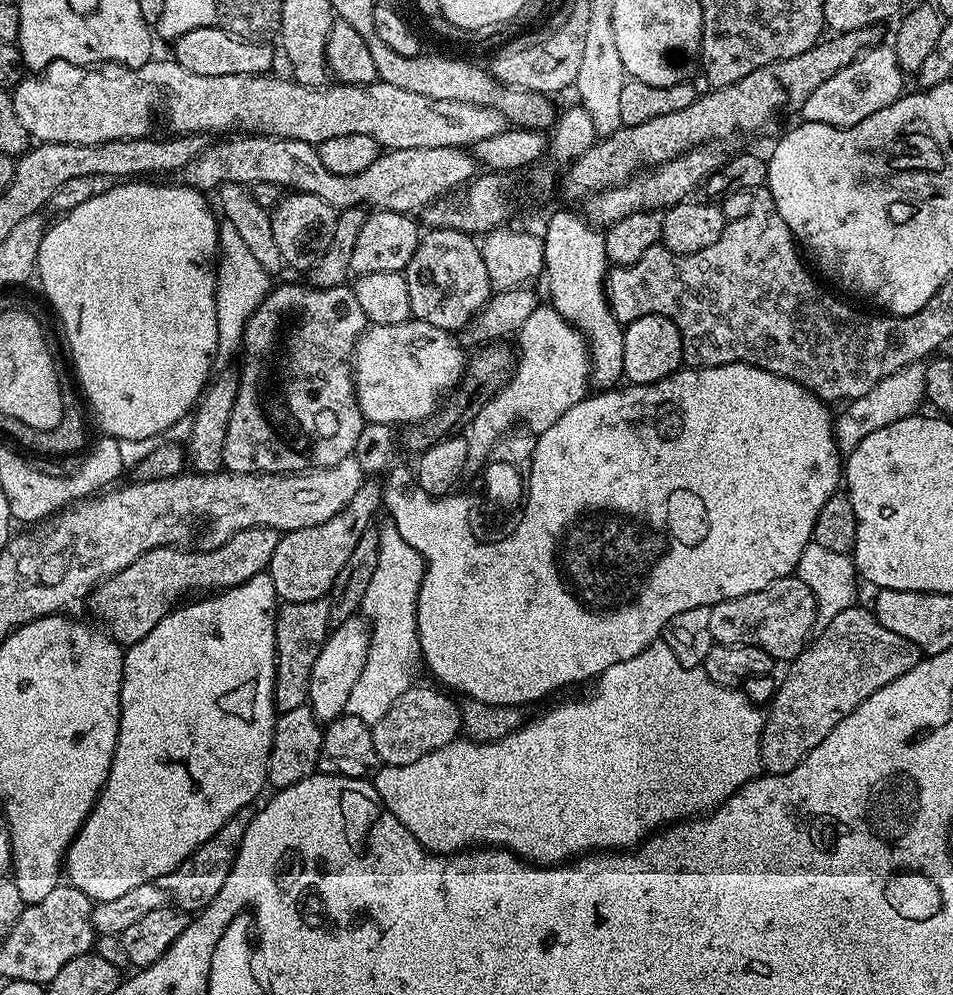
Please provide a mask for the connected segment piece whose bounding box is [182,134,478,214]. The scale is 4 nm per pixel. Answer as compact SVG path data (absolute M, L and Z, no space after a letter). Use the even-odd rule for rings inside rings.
M232 134L209 143L182 169L183 183L201 190L219 189L221 184L251 186L258 182L274 182L282 190L305 192L322 198L331 208L343 210L367 206L372 210L387 210L410 214L423 209L438 195L463 185L477 175L476 157L468 148L450 146L418 146L385 151L373 164L356 176L334 174L326 170L317 145L298 138ZM369 204L369 205L368 205Z

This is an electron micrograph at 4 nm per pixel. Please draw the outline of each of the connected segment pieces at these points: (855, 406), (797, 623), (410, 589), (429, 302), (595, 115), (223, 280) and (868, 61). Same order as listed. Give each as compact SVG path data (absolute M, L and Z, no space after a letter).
M923 363L909 364L908 367L890 374L878 381L871 390L862 394L856 400L847 401L845 410L841 416L834 420L836 434L836 446L841 453L847 454L866 436L874 430L880 430L882 426L888 426L890 422L898 422L907 416L917 415L916 408L925 403L924 395L924 367Z
M795 574L778 578L770 582L770 586L762 586L762 590L754 590L738 598L724 598L722 602L711 605L708 613L710 634L715 643L758 646L776 662L795 660L809 643L818 617L816 599L810 586Z
M394 526L379 529L380 541L378 542L378 562L372 571L372 580L366 586L366 592L360 600L359 611L363 619L370 625L368 638L368 653L362 666L362 672L358 674L358 682L354 682L354 690L350 690L348 699L347 715L354 718L362 718L362 722L374 725L390 706L404 693L413 683L412 680L412 659L415 661L418 656L418 645L416 643L416 595L420 589L420 583L424 577L424 560L398 534Z
M433 228L420 237L418 250L402 275L410 290L410 310L415 319L455 333L488 303L494 289L486 274L480 244L469 233Z
M593 7L590 12L588 29L582 38L582 58L578 62L574 92L580 95L577 96L578 103L586 110L586 114L590 114L597 137L606 137L613 129L621 127L618 114L618 94L625 79L622 54L618 54L618 46L614 42L609 9Z
M227 222L218 228L218 263L216 265L216 317L218 318L218 342L220 348L232 348L241 343L245 324L253 319L264 297L270 291L270 274L254 259L254 253L244 244L238 230Z
M877 46L865 48L860 56L854 58L846 67L826 78L799 105L798 111L804 120L822 122L835 128L849 128L870 114L878 114L886 106L905 95L906 74L898 66L895 47Z

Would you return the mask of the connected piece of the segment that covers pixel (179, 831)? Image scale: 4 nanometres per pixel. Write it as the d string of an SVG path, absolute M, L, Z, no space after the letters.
M263 571L254 574L254 578L250 578L244 584L217 591L213 596L216 596L213 600L200 600L197 604L185 603L183 606L173 607L171 612L167 612L160 619L158 626L154 626L154 630L150 630L150 634L142 638L142 642L131 645L124 652L124 673L120 683L120 725L110 774L86 822L72 839L66 857L67 883L82 890L93 902L118 898L121 894L134 890L134 886L151 884L173 872L191 852L198 850L198 846L202 846L202 842L209 840L230 817L238 814L238 810L249 807L253 803L252 799L268 784L268 759L278 715L274 702L278 607L274 582L267 571Z

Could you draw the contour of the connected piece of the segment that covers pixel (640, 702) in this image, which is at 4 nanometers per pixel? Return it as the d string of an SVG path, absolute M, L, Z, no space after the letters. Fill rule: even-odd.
M663 639L653 640L649 648L634 654L632 658L614 662L614 666L595 677L592 686L589 696L581 700L564 700L546 709L541 716L534 717L529 724L528 721L521 723L516 731L508 732L497 740L457 738L409 764L386 764L377 768L374 783L382 802L390 814L394 814L394 818L398 818L398 822L402 822L402 826L406 826L406 830L410 830L410 834L414 834L414 838L418 838L420 845L429 853L455 854L473 846L495 846L507 848L525 862L555 866L593 850L631 849L665 826L707 814L729 800L747 780L756 779L761 771L760 731L764 728L765 713L743 691L715 684L704 673L703 667L685 668Z

